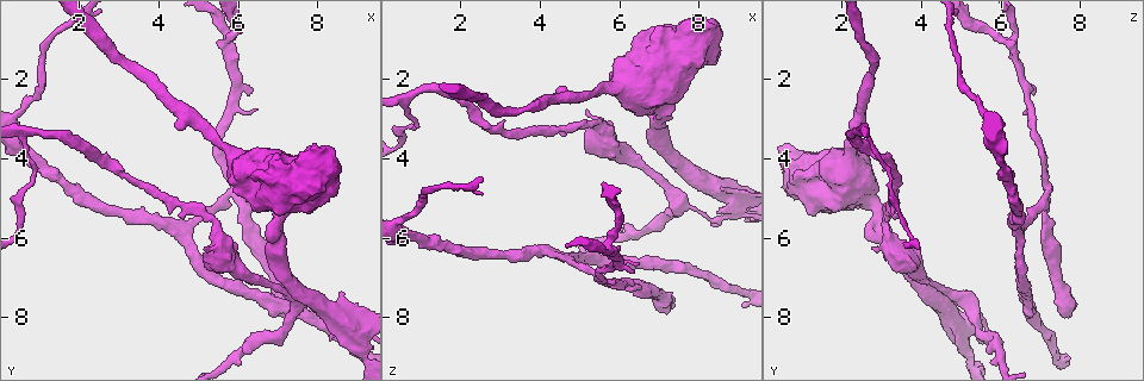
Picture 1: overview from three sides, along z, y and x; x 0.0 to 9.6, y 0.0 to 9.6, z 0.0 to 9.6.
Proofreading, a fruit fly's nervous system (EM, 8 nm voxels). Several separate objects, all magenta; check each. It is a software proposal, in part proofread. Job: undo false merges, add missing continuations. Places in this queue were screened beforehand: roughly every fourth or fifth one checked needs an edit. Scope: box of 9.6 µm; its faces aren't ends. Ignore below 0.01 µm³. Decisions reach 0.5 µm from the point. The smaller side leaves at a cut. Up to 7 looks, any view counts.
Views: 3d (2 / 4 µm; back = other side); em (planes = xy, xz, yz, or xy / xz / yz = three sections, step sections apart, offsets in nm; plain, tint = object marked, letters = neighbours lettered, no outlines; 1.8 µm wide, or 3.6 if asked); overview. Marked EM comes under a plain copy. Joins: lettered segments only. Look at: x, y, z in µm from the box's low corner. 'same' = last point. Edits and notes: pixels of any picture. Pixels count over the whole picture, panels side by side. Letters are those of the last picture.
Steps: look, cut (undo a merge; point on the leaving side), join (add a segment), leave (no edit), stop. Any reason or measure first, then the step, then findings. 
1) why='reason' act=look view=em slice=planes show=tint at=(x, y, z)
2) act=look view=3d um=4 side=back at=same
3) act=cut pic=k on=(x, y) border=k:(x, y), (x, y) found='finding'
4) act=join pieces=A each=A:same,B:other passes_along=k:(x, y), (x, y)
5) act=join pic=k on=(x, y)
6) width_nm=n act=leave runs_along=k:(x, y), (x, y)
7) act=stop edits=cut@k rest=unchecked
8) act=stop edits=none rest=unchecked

why='touches itself' act=look view=3d um=4 at=(6.85, 4.10, 0.95)

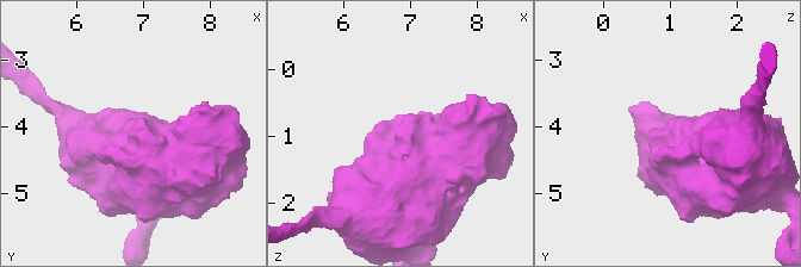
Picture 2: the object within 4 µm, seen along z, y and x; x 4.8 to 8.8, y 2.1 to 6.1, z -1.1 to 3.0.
act=look view=em um=3.6 slice=planes show=letters at=(6.85, 4.10, 1.00)

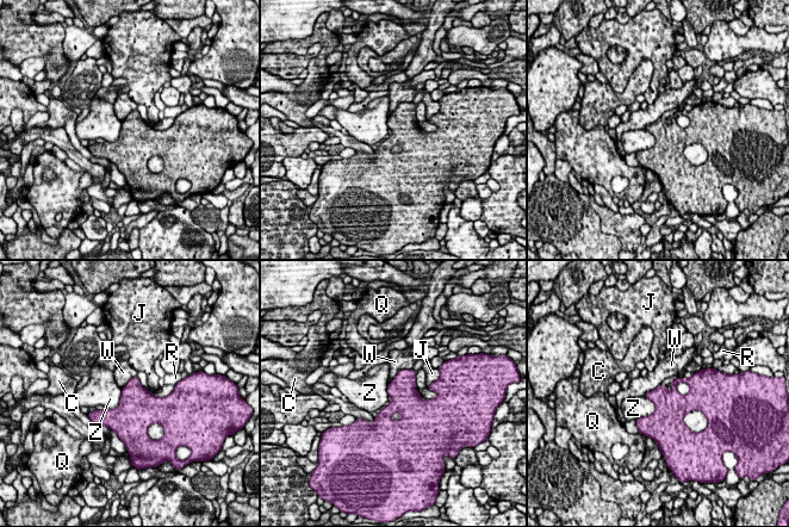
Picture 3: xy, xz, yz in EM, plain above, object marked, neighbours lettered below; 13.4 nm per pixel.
act=leave each=C:other,J:other,Q:other,R:other,W:other,Z:other border=3:(650, 398), (654, 410), (635, 419) found='all the same neuron'

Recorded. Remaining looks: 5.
why='an open end' act=look view=3d um=4 at=(6.45, 2.70, 6.65)

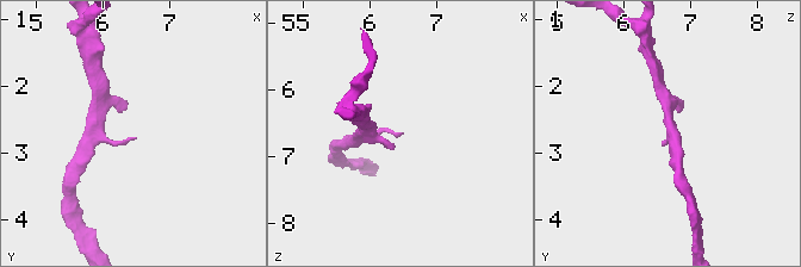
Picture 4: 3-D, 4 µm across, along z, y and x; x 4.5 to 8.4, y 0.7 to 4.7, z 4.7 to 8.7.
act=look view=em slice=planes show=letters at=(6.45, 2.75, 6.65)

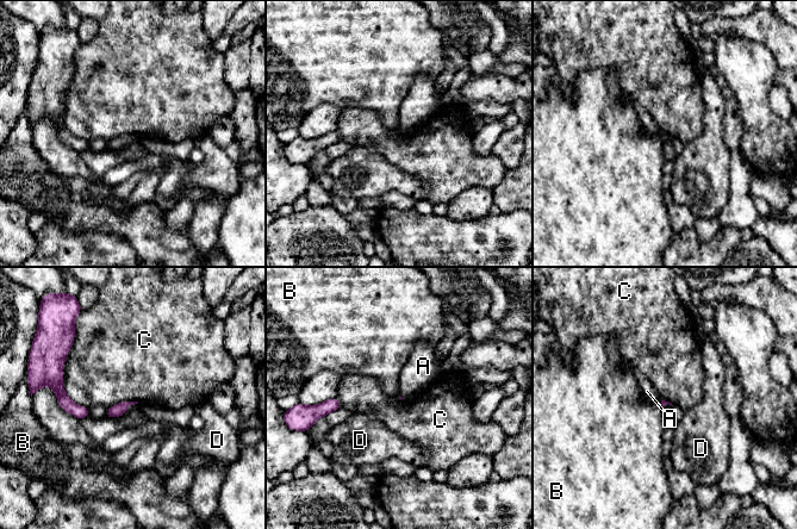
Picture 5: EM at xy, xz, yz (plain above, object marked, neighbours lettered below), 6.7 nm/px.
act=leave each=A:other,B:other,C:other,D:other border=5:(70, 346), (63, 390), (87, 409) found='no lettered segment goes on from it'

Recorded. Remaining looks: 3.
why='branch point' act=look view=em um=3.6 slice=planes show=tint at=(5.80, 4.90, 7.15)

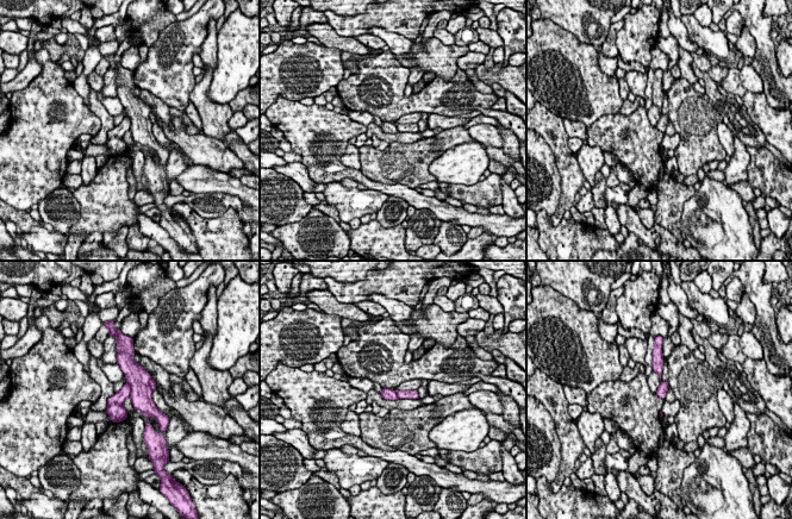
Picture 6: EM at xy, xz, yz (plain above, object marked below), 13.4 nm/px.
act=look view=em um=3.6 slice=planes show=letters at=same

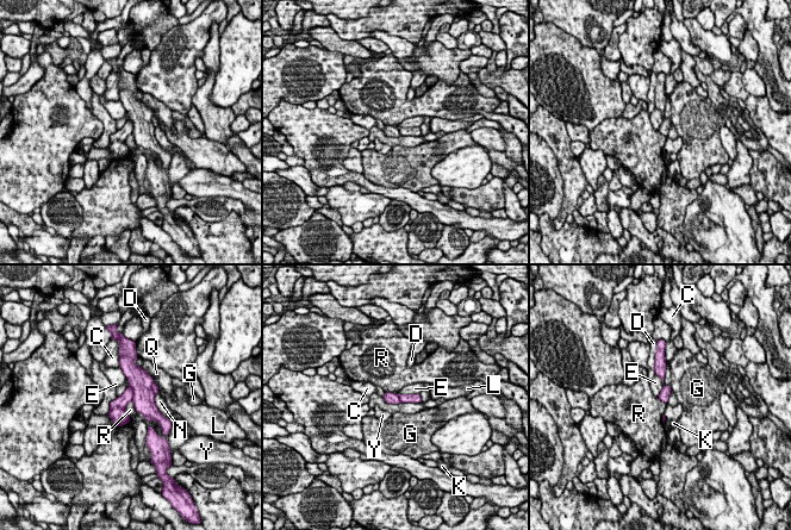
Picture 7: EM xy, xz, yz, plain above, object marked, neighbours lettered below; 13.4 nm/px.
act=cut pic=7 on=(138, 379) each=C:other,D:other,E:other,G:other,K:other,L:other,N:other,Q:other,R:other,Y:other found='a second neuron is stuck on'

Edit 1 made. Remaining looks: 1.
act=stop edits=cut@7 rest=unchecked

